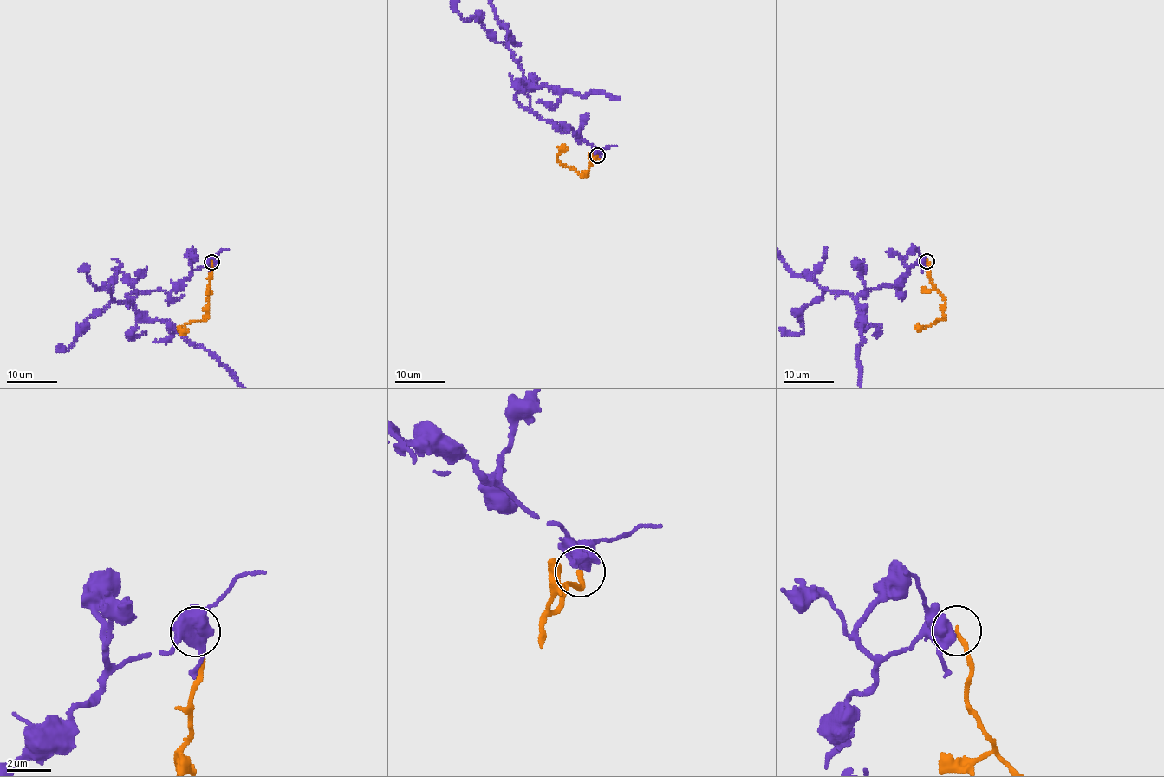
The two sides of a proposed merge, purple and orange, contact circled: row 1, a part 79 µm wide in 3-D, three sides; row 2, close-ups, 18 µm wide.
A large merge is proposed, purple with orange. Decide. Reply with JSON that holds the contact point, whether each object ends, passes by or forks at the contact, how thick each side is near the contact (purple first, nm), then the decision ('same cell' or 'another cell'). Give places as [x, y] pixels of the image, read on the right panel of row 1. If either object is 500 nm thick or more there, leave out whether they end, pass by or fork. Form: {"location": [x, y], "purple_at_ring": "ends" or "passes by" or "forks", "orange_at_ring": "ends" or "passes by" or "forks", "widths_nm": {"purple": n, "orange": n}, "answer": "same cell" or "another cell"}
{"location": [926, 261], "widths_nm": {"purple": 600, "orange": 200}, "answer": "another cell"}

